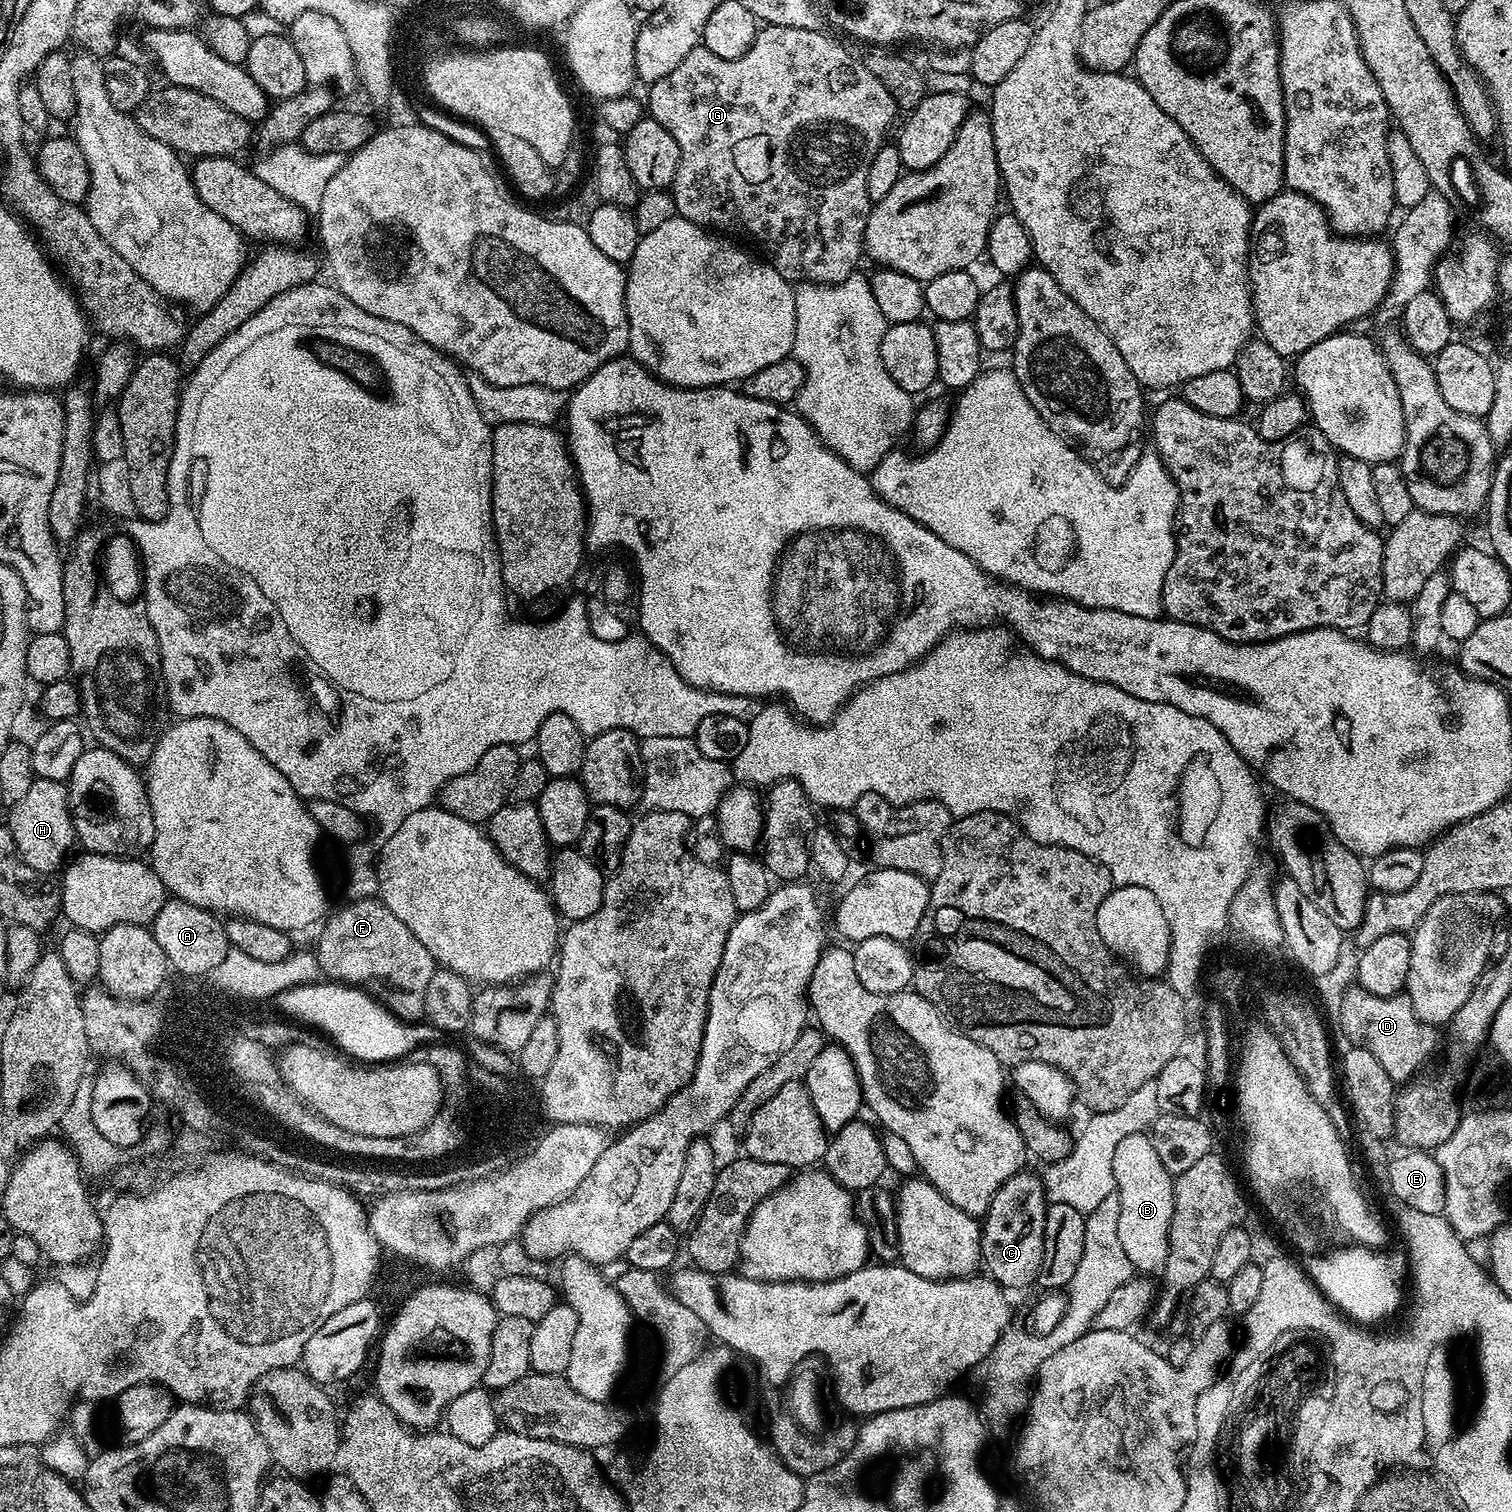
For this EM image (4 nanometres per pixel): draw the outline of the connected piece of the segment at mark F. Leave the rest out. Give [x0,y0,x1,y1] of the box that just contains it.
[314,898,438,1021]

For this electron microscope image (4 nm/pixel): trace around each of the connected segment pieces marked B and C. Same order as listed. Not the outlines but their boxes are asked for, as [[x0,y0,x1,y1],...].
[[1114,1133,1175,1275],[980,1170,1048,1288]]

